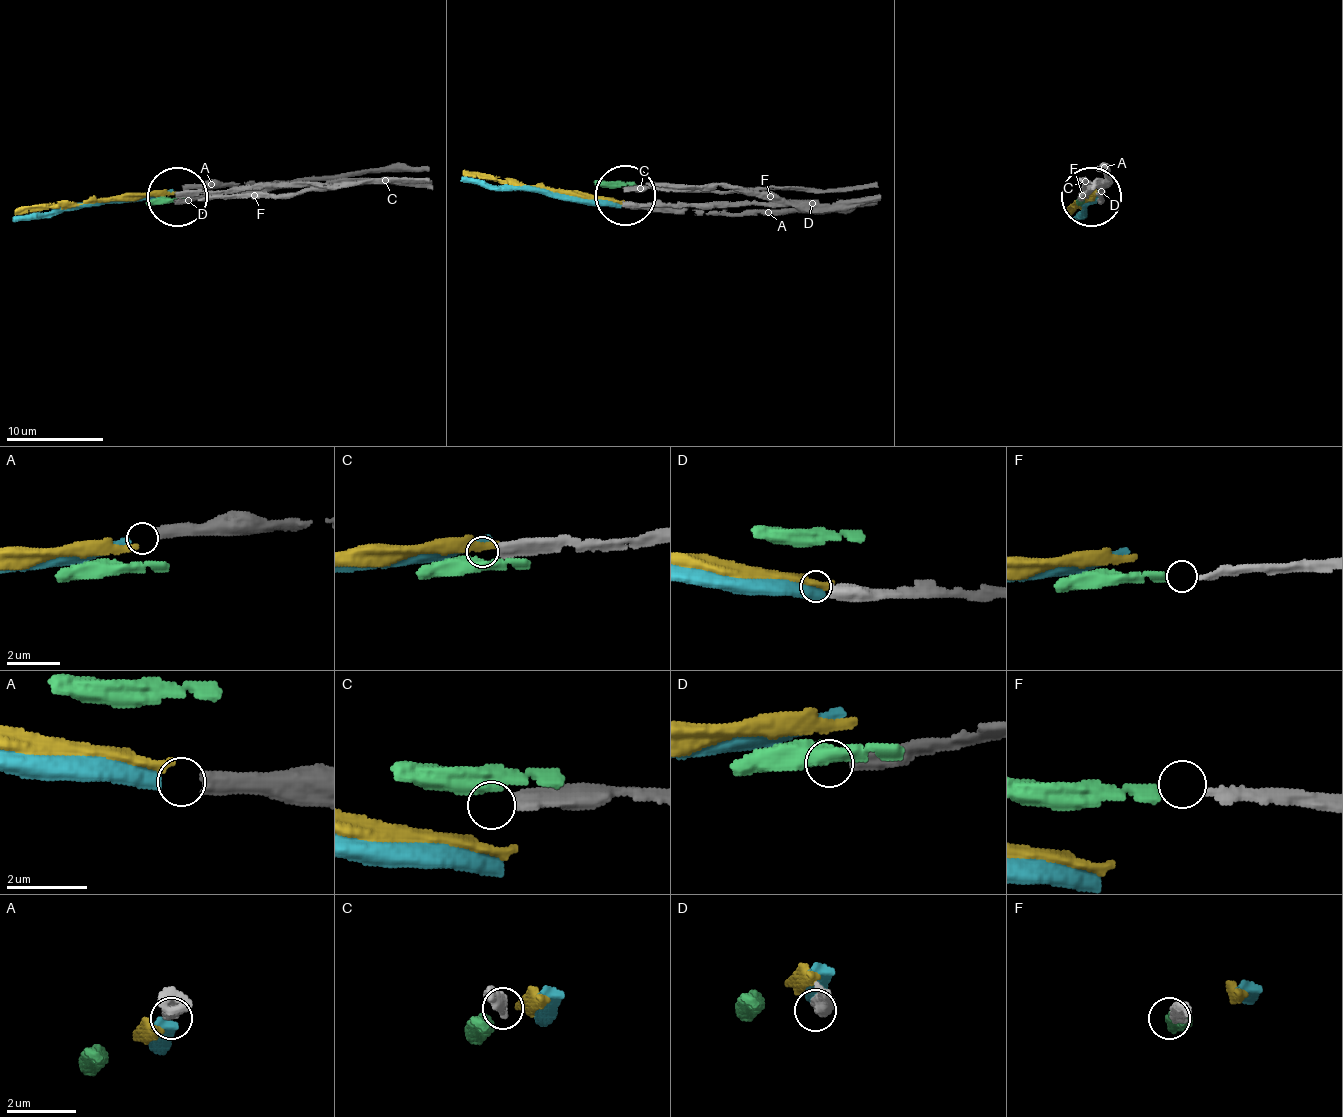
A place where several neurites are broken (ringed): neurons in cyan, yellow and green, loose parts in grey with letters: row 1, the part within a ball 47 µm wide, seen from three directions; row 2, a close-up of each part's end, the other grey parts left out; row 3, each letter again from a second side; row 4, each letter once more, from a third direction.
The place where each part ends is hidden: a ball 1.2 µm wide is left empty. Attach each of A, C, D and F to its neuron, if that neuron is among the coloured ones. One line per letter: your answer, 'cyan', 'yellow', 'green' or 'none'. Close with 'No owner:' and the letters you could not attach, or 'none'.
A: cyan
C: none
D: none
F: green
No owner: C, D

